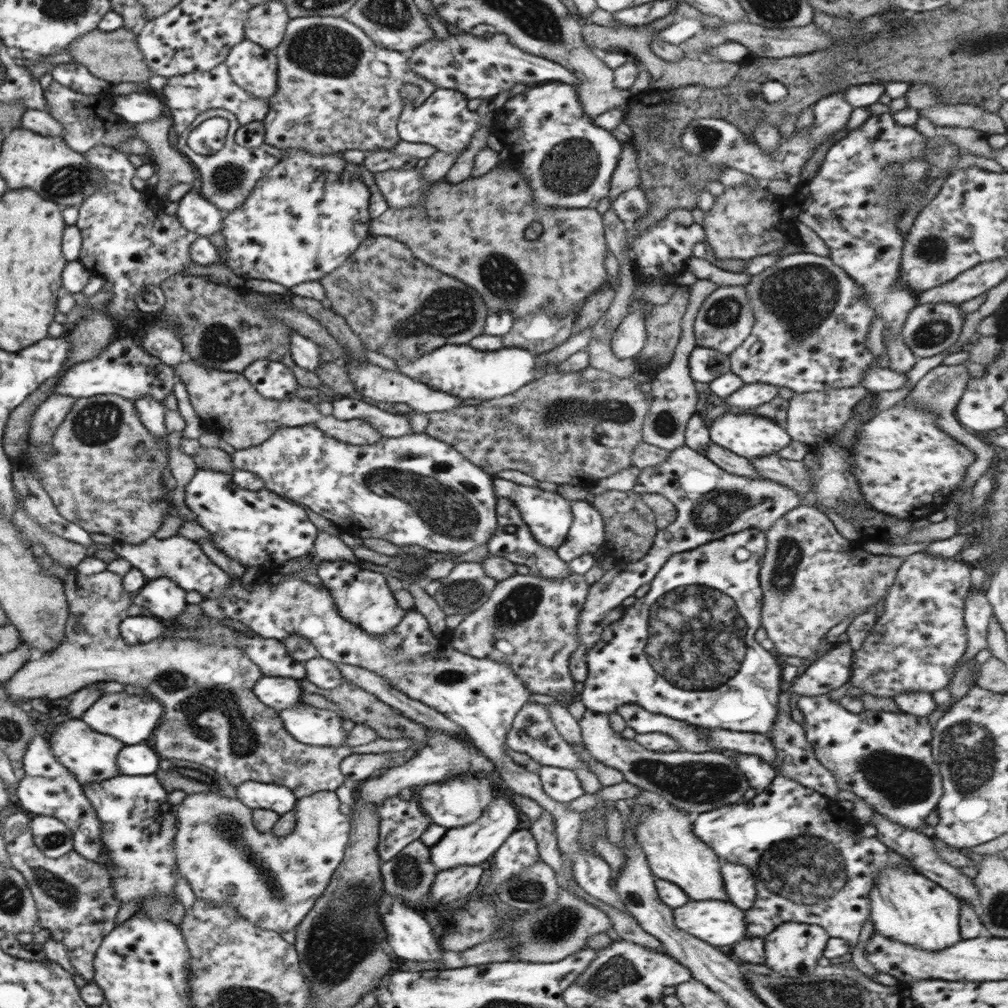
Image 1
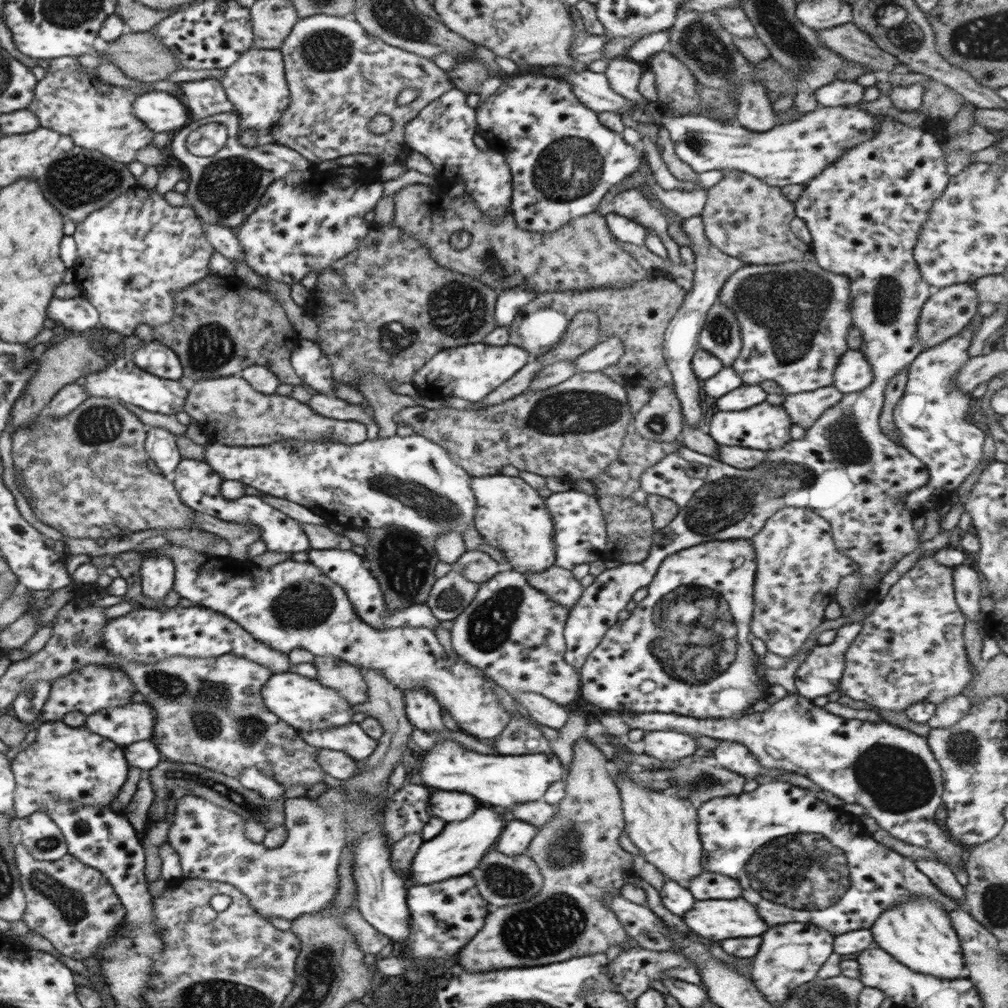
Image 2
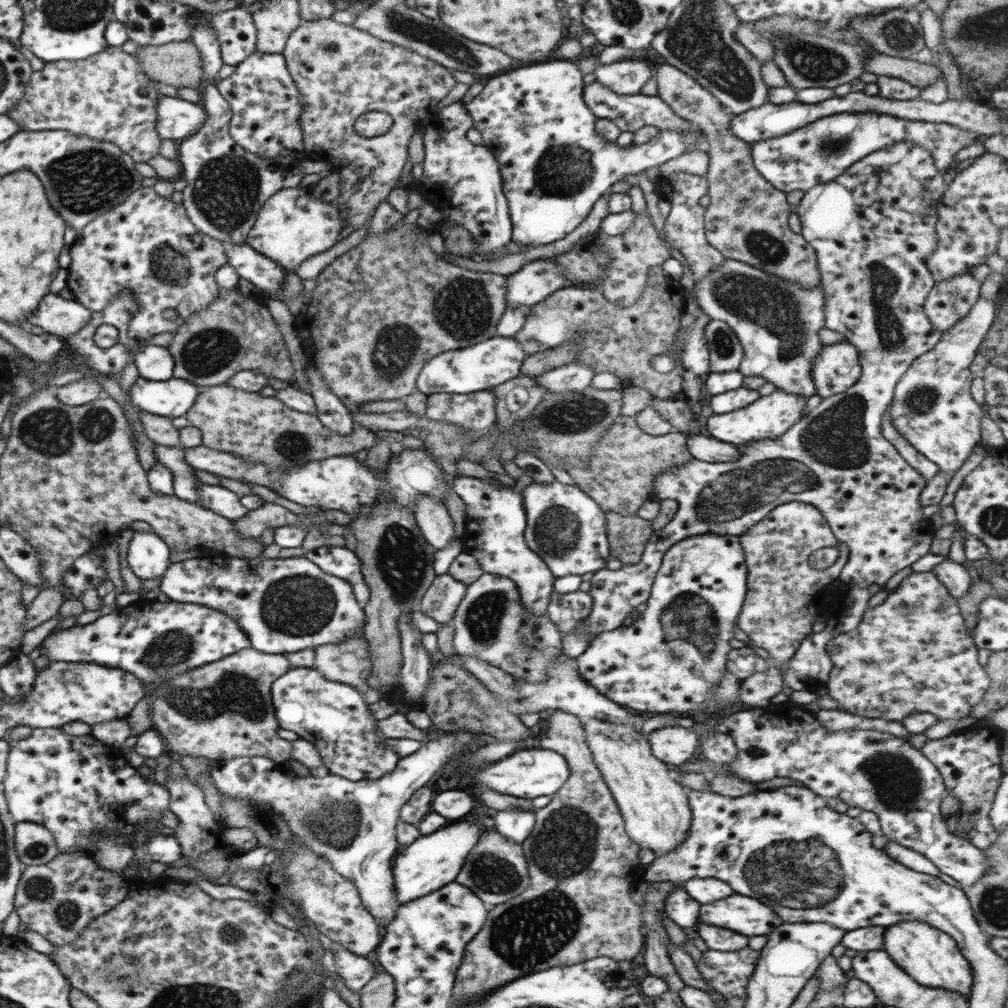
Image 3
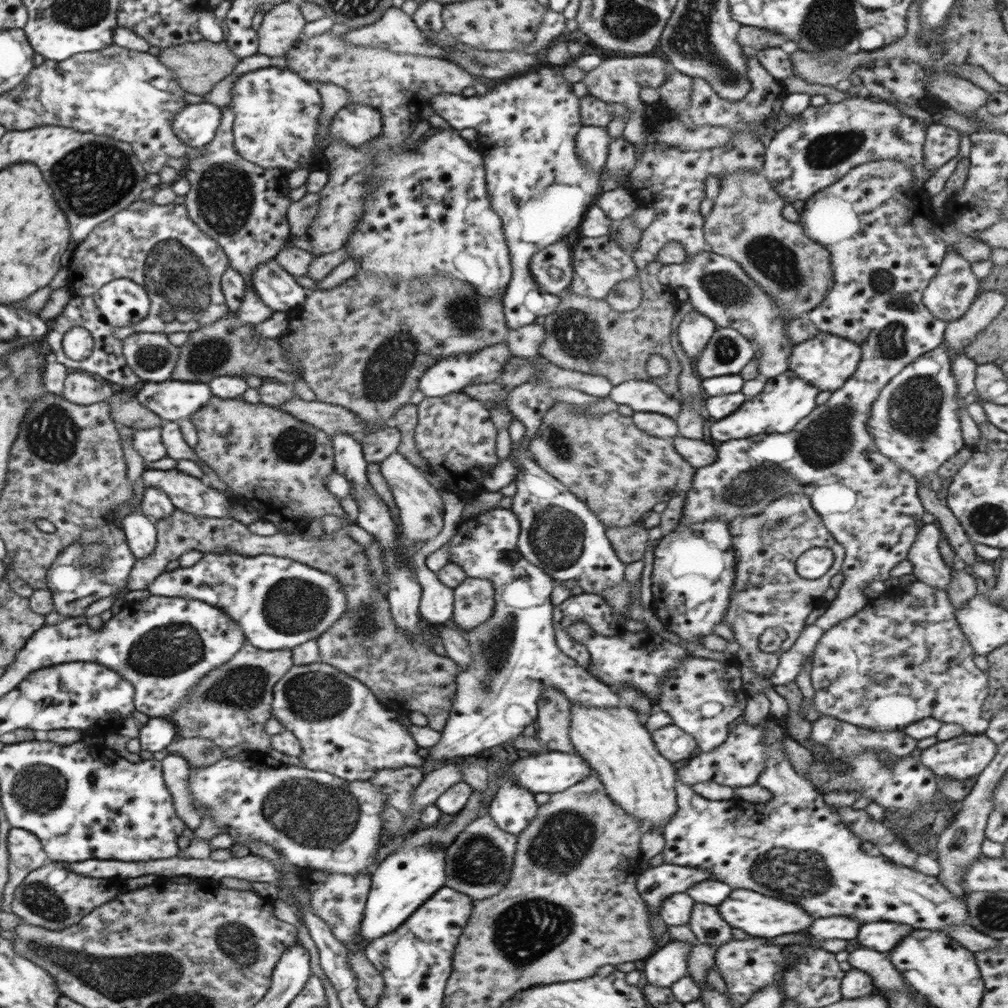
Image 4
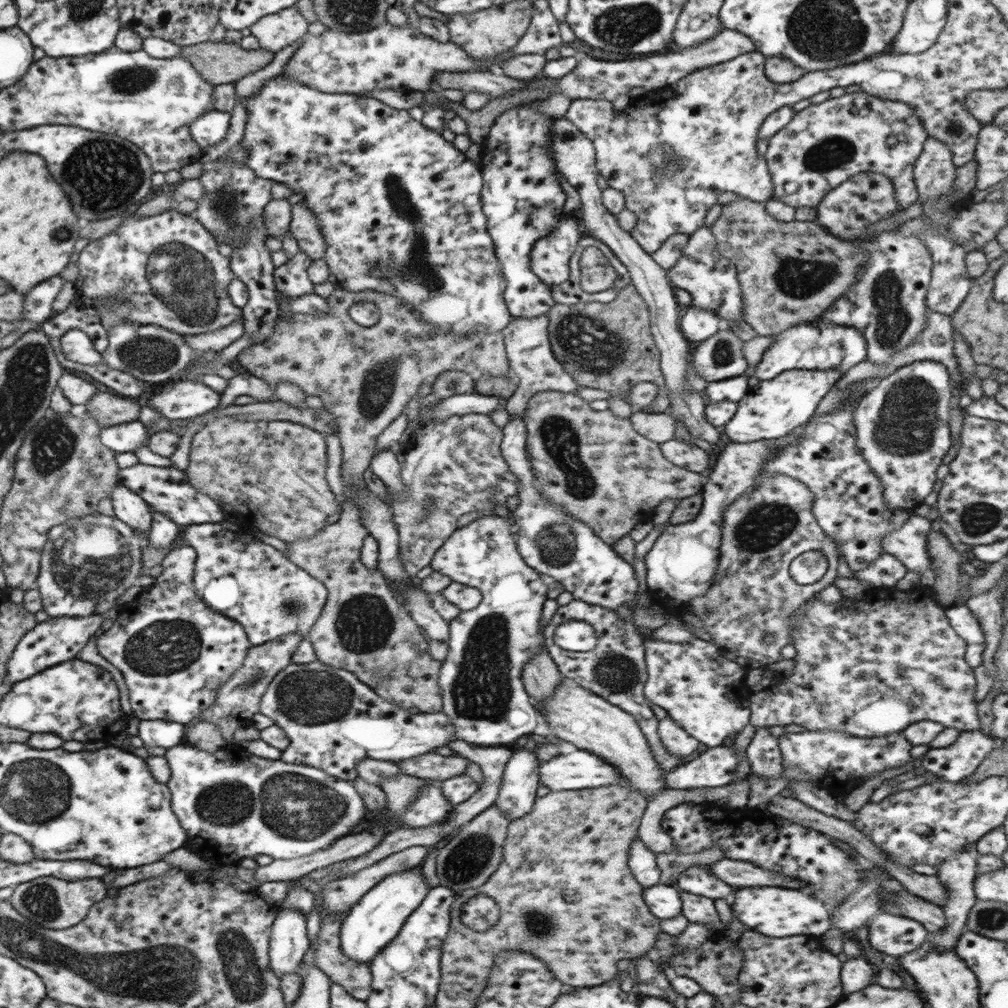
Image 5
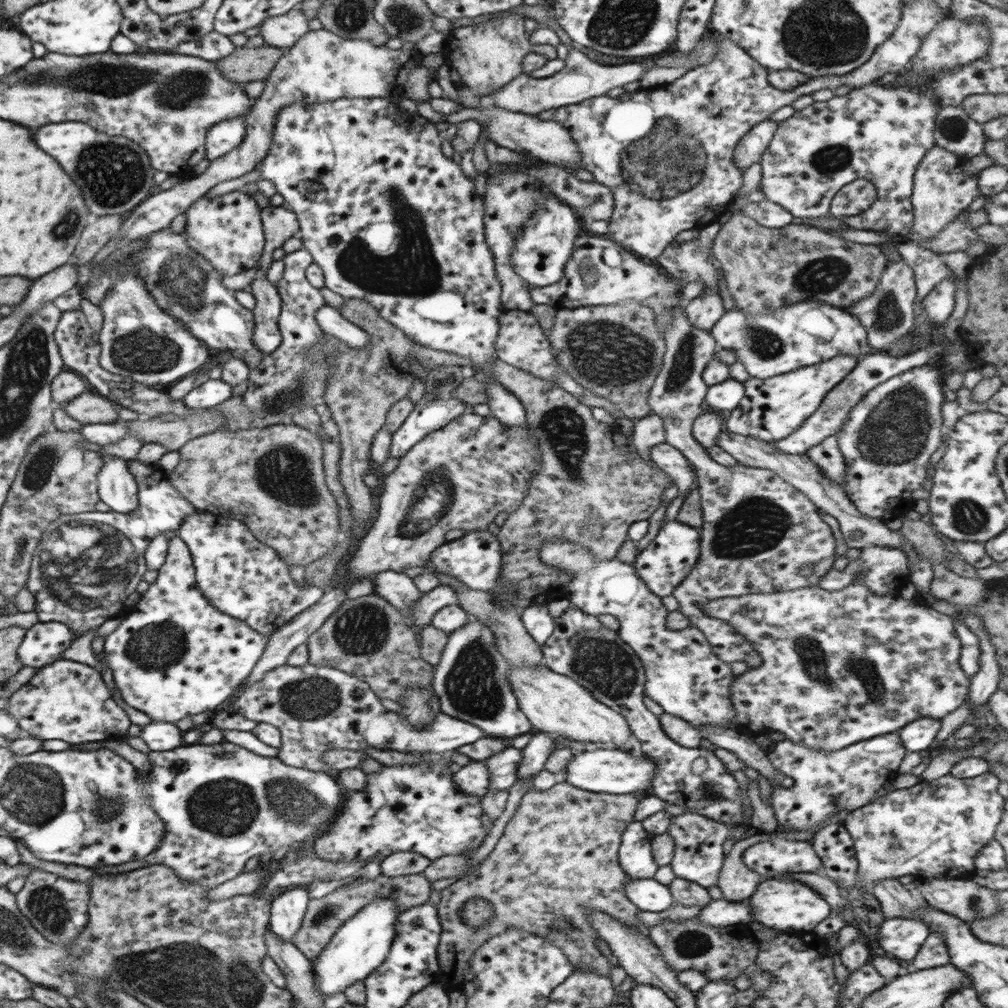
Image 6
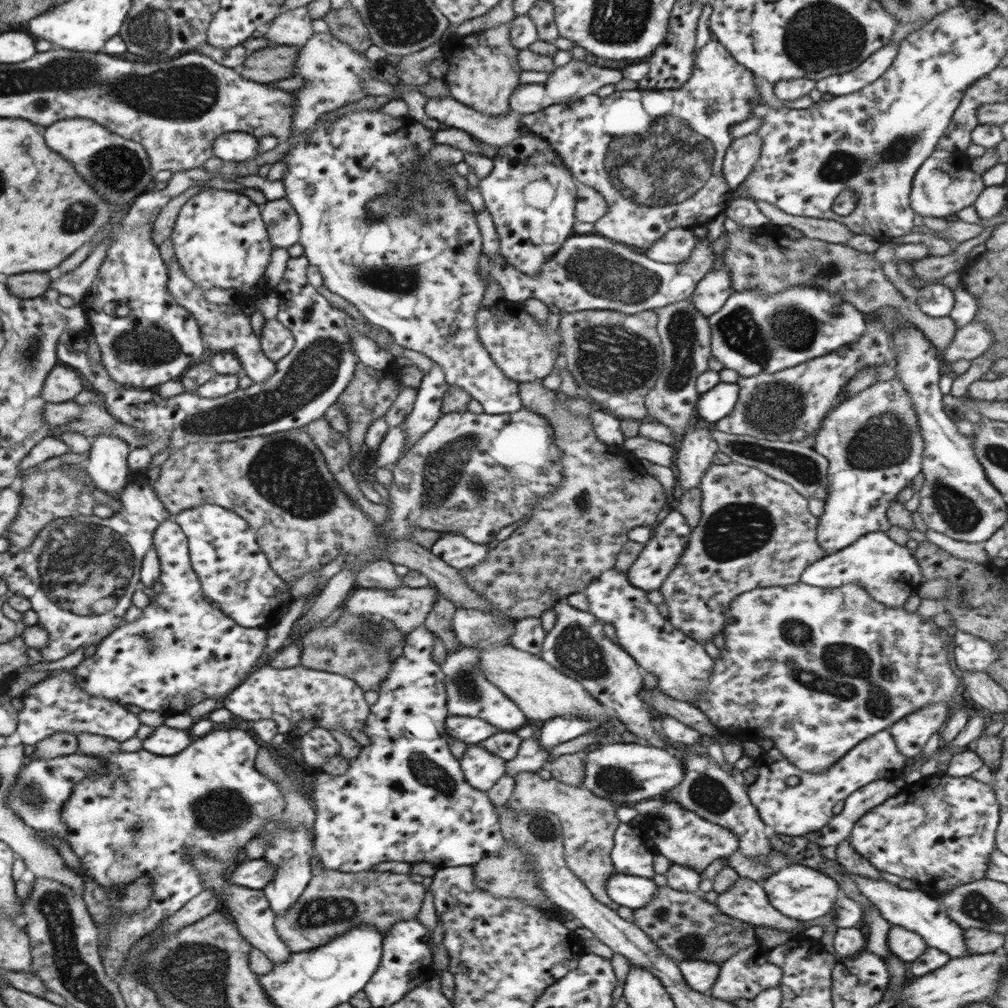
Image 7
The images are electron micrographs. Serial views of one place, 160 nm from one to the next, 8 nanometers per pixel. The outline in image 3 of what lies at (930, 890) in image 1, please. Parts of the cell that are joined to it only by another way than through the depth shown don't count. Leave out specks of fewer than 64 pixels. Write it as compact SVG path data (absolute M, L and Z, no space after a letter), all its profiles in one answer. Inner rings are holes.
M905 920L888 926L884 933L883 949L888 956L918 984L955 990L960 994L971 994L973 970L967 958L961 953L957 942L945 932L930 926L927 922Z

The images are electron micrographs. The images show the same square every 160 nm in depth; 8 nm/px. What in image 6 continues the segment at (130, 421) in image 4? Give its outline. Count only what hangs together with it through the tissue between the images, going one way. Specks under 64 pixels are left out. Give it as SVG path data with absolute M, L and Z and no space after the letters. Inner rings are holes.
M88 391L63 403L63 409L68 416L83 425L108 424L120 420L118 417L120 406L117 403Z

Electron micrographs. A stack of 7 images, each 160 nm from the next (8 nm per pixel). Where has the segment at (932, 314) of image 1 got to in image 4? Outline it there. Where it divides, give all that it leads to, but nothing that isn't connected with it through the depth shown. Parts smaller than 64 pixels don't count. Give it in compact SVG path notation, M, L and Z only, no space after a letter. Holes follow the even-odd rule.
M949 249L944 256L943 262L936 271L934 278L923 292L922 302L924 306L936 318L948 323L950 321L961 318L961 316L970 308L979 292L980 280L972 273L970 269L971 263L965 260L961 255L954 254Z

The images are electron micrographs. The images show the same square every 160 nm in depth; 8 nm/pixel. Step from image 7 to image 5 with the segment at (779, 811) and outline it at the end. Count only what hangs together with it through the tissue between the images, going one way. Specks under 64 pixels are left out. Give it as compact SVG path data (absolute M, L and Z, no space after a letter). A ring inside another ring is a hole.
M805 731L779 737L783 767L803 770L814 785L826 789L833 796L844 798L862 783L865 776L879 775L888 768L898 768L911 761L910 744L903 735L895 733L884 738L860 738L840 731Z

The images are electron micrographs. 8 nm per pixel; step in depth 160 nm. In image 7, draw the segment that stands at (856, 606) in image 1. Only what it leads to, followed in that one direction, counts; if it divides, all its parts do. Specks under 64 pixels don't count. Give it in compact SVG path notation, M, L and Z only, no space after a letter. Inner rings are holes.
M690 298L654 311L657 314L657 333L663 346L663 371L645 397L645 407L648 419L665 424L680 438L689 430L688 422L693 412L696 412L695 406L700 396L700 392L696 391L696 379L708 371L711 328L709 319L698 312ZM728 463L720 466L712 464L711 467L702 475L702 480L698 488L701 490L701 519L699 523L691 530L691 535L676 563L676 566L671 570L671 573L664 579L664 584L660 587L660 594L664 597L664 603L668 605L670 611L669 622L672 627L676 628L693 639L704 645L704 641L712 639L718 633L724 630L726 620L727 607L732 600L736 599L739 595L749 592L750 590L768 588L770 586L789 586L800 582L800 577L809 564L819 561L827 554L819 545L817 538L817 517L814 516L809 509L809 502L805 496L802 496L793 486L780 482L761 470L738 464Z

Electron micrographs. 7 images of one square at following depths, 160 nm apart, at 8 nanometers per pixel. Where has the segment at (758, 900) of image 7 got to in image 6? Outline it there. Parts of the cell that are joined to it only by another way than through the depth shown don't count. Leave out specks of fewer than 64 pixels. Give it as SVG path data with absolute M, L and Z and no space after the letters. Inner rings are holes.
M724 898L712 899L696 916L699 921L713 927L725 927L753 922L750 899L730 902Z

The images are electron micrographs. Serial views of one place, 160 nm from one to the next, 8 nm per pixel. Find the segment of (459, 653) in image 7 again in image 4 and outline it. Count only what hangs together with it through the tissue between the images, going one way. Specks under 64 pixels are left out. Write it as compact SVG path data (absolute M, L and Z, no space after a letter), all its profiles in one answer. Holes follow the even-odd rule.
M502 507L496 509L490 509L486 513L478 514L467 518L464 521L460 522L459 527L457 528L456 534L451 537L449 540L449 562L457 564L466 573L467 578L483 578L484 580L490 581L492 585L496 588L496 612L492 614L492 618L488 622L484 622L476 628L476 630L470 630L468 634L465 634L464 637L468 641L470 653L472 653L472 662L470 666L466 668L460 668L461 671L457 674L456 681L456 692L455 692L455 701L452 703L452 708L449 710L450 716L448 716L448 722L444 726L444 730L441 731L440 742L436 746L432 746L429 749L429 754L424 756L424 763L421 766L421 770L426 772L430 769L427 769L426 766L430 764L434 767L442 766L444 762L450 762L457 759L461 759L464 756L478 755L484 750L492 748L493 746L500 746L504 742L510 743L517 736L523 734L524 729L532 724L538 717L538 707L540 695L543 695L543 690L548 687L554 687L558 690L561 690L561 694L564 693L568 700L577 705L584 705L585 707L620 707L623 706L621 698L618 698L618 695L612 691L610 686L605 685L602 681L599 681L596 677L592 676L587 669L584 669L578 666L578 663L572 658L568 657L560 648L557 646L555 641L555 635L553 632L553 611L554 605L552 604L552 592L554 585L556 584L555 580L548 576L541 568L530 564L520 552L520 549L517 545L517 540L520 534L520 527L518 518L511 511L511 509L504 509Z

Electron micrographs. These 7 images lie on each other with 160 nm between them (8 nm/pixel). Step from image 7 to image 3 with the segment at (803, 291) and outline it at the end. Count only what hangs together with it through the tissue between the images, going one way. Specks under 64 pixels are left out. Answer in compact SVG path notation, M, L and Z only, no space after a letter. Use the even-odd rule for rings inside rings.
M848 341L824 345L811 368L818 395L827 398L846 392L861 375L859 364L858 349Z

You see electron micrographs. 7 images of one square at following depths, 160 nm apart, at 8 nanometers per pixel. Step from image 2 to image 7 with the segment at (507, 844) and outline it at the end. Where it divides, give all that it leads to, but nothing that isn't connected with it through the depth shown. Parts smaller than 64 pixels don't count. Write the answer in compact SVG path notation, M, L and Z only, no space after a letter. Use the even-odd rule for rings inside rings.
M554 718L540 725L540 744L550 750L562 742L587 734L593 727L592 722L582 718Z

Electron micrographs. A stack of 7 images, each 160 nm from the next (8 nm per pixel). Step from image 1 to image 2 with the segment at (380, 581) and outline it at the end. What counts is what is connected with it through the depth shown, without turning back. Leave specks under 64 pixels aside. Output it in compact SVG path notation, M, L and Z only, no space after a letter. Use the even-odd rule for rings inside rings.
M314 550L308 551L309 562L317 566L336 585L342 587L356 615L368 626L380 630L395 627L423 627L434 631L441 624L430 611L426 603L408 606L402 611L388 611L384 601L384 591L372 573L363 566L364 560L352 550Z

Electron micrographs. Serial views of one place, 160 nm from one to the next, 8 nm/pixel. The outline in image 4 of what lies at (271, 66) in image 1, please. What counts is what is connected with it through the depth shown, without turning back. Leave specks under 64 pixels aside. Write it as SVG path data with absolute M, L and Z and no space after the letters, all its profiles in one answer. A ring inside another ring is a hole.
M265 67L239 75L232 87L231 103L234 104L235 112L233 144L239 156L264 169L268 166L285 166L290 170L326 170L323 159L315 159L312 154L316 149L318 117L322 111L320 93L315 84L305 81L288 68Z

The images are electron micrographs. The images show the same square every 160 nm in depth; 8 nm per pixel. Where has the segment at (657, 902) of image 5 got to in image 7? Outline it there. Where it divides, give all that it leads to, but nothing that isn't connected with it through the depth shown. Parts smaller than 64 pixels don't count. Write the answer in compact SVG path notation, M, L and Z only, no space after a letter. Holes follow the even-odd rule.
M618 872L607 880L606 887L608 896L616 904L632 909L642 908L650 903L658 888L653 879Z

